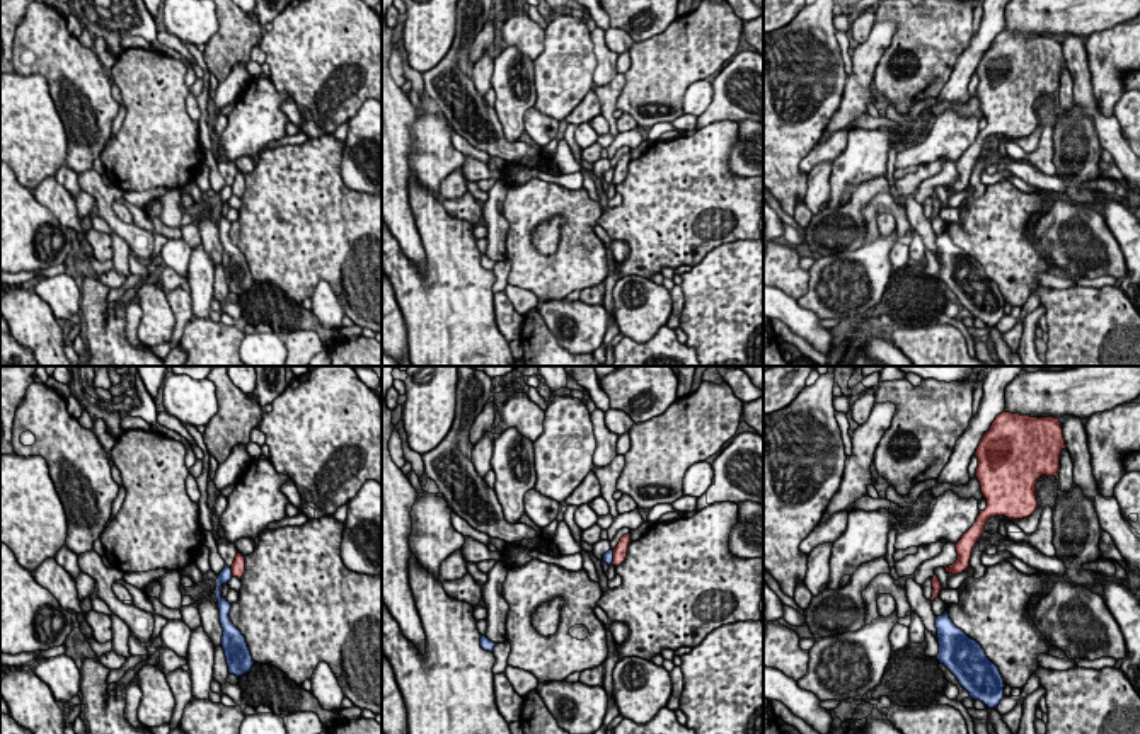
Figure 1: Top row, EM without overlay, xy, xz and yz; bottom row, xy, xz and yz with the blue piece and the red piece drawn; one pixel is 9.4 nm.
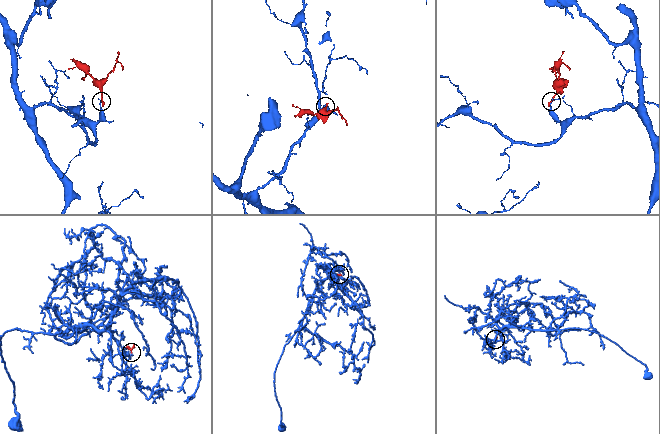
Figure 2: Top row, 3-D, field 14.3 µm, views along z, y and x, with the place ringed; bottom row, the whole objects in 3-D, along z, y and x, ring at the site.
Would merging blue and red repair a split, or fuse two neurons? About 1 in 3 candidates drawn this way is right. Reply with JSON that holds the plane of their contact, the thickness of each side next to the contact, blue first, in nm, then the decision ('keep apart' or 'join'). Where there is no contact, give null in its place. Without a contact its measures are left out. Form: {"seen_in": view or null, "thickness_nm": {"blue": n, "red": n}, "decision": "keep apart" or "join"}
{"seen_in": "xy", "thickness_nm": {"blue": 120, "red": 130}, "decision": "keep apart"}

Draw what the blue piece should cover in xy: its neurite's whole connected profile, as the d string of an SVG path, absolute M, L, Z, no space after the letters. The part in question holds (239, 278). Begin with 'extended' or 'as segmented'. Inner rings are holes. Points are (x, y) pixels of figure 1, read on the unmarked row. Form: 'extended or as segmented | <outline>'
as segmented | M225 184L225 187L220 191L216 198L216 218L218 218L218 228L220 228L220 242L223 247L222 255L222 266L225 269L228 291L235 293L237 296L249 291L254 279L250 274L250 269L247 266L245 255L242 250L230 240L230 227L232 223L227 220L227 216L222 215L220 204L227 203L232 198L232 187Z

